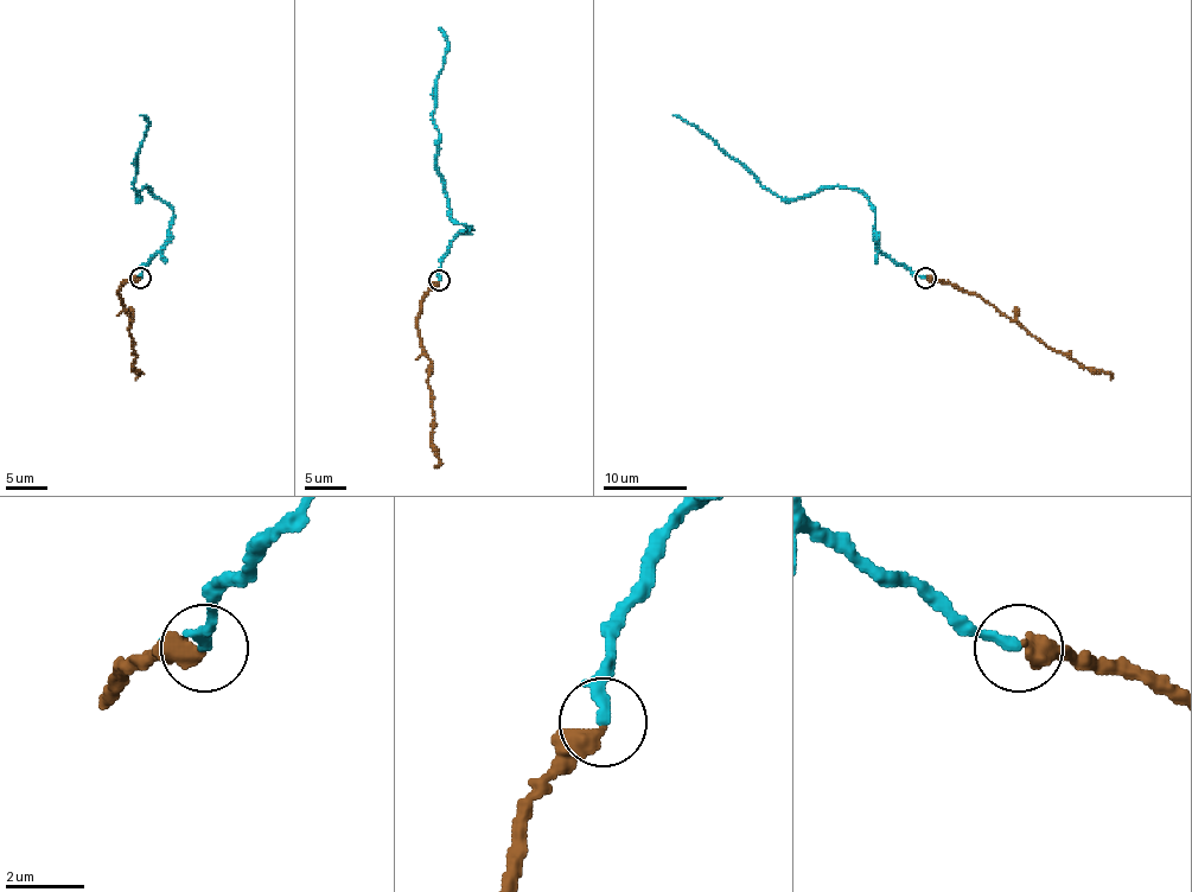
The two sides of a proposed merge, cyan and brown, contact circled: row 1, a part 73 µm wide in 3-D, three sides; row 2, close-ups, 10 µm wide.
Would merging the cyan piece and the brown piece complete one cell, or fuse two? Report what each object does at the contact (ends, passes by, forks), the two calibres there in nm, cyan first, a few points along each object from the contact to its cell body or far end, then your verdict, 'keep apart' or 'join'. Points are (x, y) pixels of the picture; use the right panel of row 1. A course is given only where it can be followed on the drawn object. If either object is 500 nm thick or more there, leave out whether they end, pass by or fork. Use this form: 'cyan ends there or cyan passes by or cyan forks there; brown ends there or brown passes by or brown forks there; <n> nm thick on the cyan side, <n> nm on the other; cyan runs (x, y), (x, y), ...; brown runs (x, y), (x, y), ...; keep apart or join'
cyan ends there; brown ends there; 320 nm thick on the cyan side, 400 nm on the other; cyan runs (925, 278), (879, 248), (875, 211), (862, 195), (824, 186), (796, 198), (772, 195), (712, 140), (673, 115); brown runs (928, 278), (979, 294), (1044, 344), (1066, 352), (1085, 368), (1109, 374), (1110, 380); join

